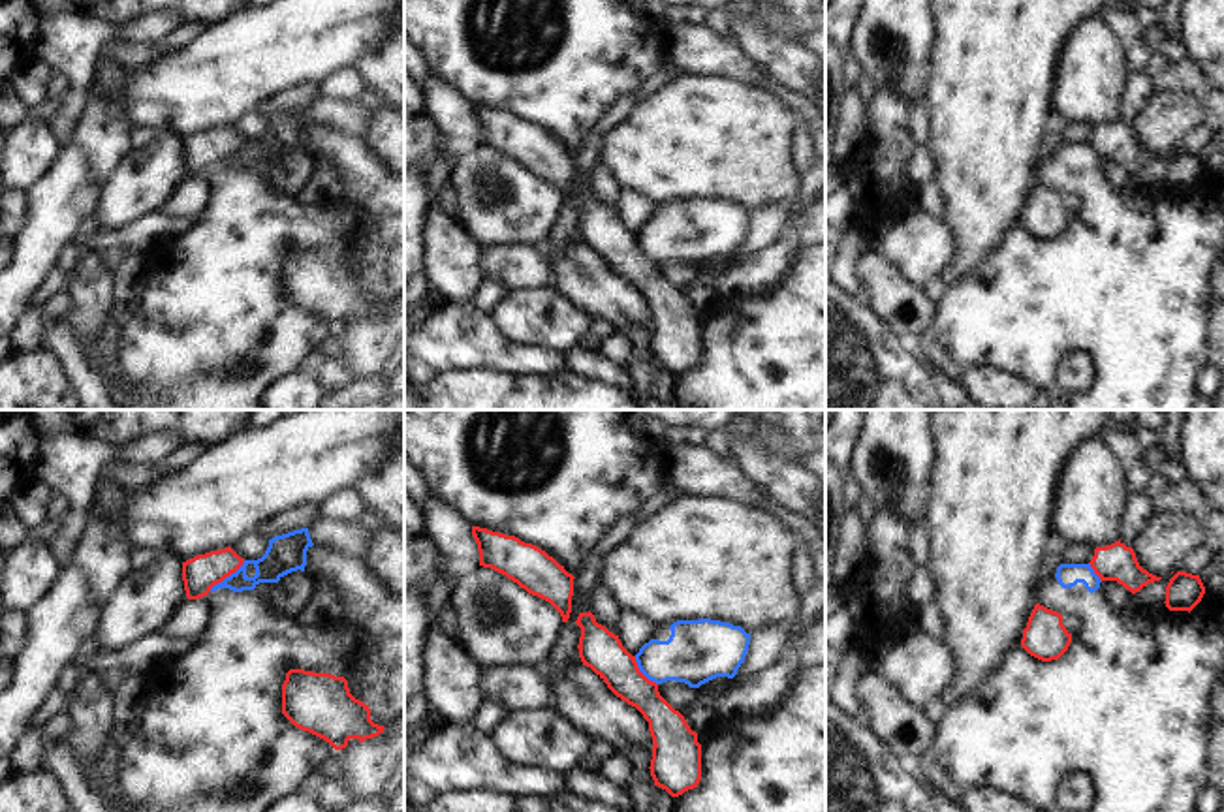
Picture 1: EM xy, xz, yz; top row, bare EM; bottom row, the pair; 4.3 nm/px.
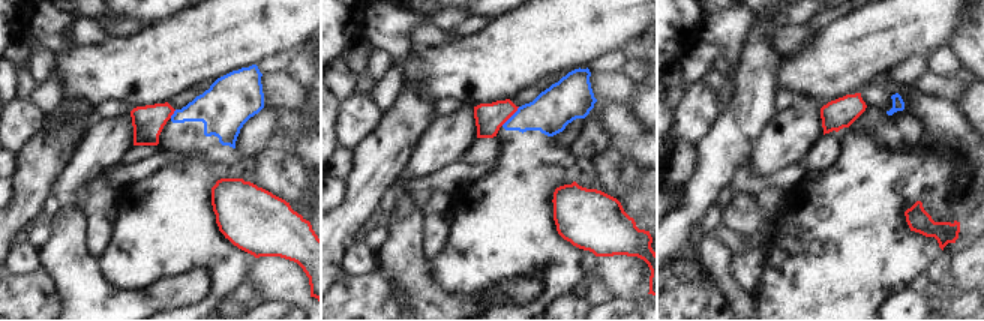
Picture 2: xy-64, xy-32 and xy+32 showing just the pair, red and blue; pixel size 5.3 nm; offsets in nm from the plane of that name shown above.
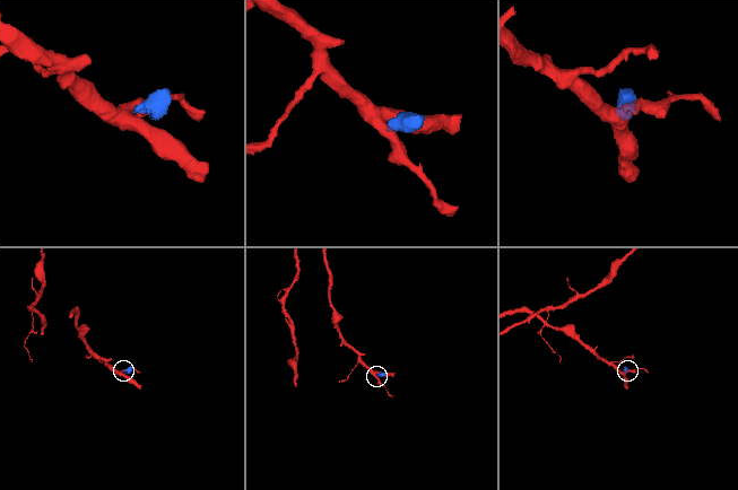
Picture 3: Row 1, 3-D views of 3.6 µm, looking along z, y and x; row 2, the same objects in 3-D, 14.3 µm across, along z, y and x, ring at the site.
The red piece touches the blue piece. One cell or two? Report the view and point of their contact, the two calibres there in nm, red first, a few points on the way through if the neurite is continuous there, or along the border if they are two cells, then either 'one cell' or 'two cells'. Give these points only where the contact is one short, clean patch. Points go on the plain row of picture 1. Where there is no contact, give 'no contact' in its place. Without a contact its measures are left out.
xy (226, 155) | 160/140 nm | along xy (245, 140), (209, 170) | two cells

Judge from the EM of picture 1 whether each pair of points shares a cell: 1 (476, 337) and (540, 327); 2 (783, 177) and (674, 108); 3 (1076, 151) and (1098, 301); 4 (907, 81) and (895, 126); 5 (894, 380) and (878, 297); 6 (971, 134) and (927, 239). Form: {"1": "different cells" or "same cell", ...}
{"1": "different cells", "2": "same cell", "3": "same cell", "4": "different cells", "5": "different cells", "6": "different cells"}

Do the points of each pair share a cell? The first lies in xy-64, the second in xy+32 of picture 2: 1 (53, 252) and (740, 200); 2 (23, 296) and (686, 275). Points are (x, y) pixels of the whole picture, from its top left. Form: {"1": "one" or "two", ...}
{"1": "one", "2": "two"}

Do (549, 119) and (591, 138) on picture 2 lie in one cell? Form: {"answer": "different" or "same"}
{"answer": "different"}

